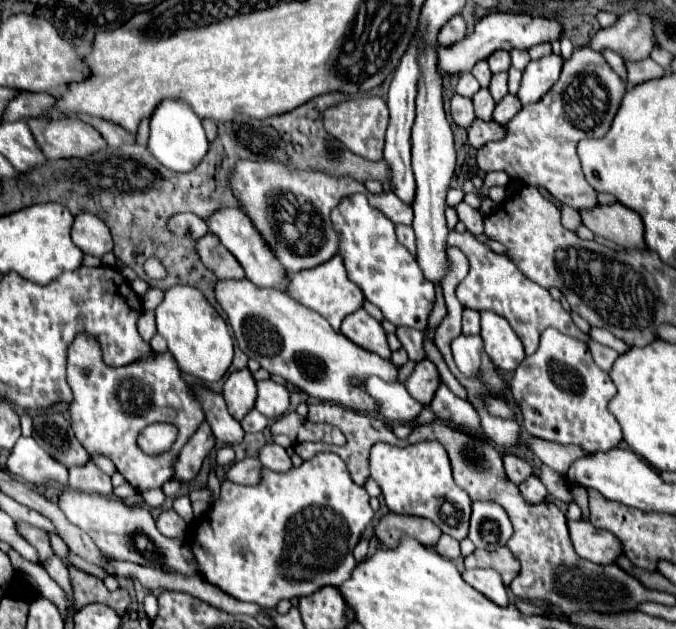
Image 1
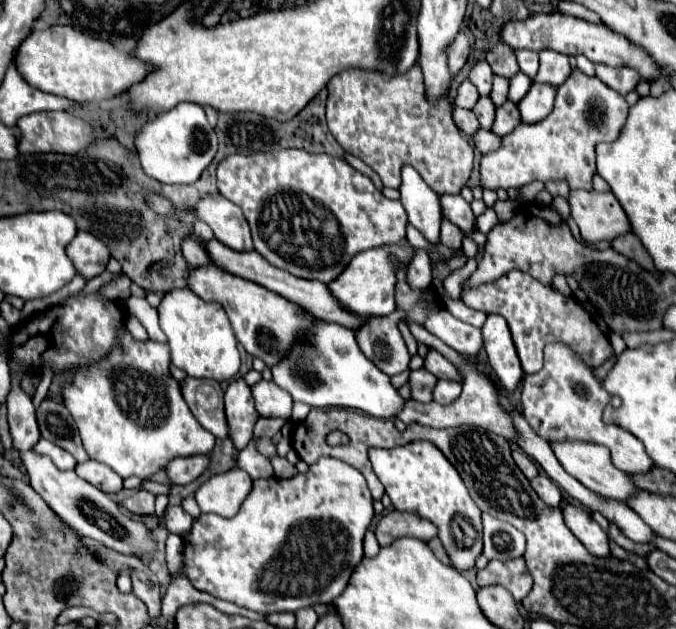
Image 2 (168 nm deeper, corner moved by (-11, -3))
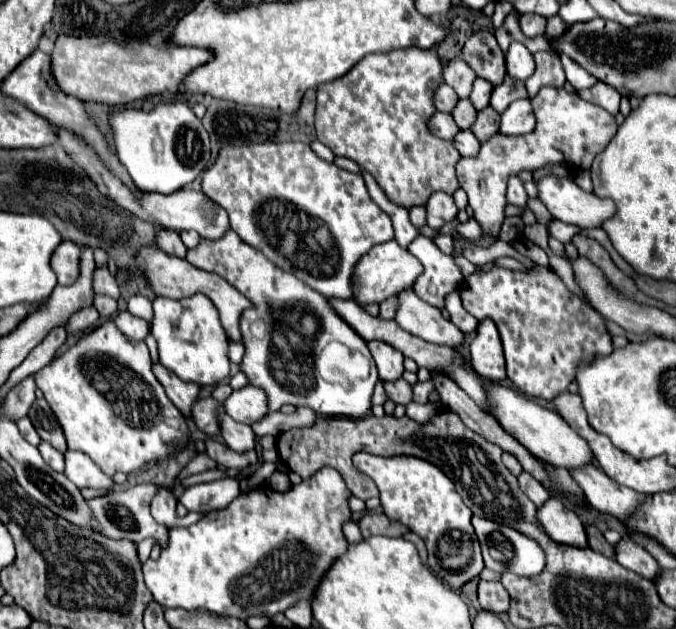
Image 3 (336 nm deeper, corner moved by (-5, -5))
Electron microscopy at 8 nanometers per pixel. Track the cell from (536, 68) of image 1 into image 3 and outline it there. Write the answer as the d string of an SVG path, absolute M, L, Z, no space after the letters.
M518 99L502 113L500 133L524 135L524 133L530 133L534 129L534 125L536 125L536 117L534 117L530 99Z

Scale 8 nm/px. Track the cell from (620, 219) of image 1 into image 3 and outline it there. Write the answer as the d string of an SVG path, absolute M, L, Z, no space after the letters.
M546 175L538 181L540 201L554 219L576 227L600 227L614 215L614 201L582 191L572 179Z

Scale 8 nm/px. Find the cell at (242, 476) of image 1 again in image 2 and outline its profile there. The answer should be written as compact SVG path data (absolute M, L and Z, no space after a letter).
M242 469L216 473L204 481L194 493L202 513L216 513L222 517L236 515L240 503L252 489L252 479Z

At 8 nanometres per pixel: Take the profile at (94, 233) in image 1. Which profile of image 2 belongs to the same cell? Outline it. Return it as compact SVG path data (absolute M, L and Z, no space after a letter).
M80 231L72 239L72 243L66 247L66 255L72 259L78 275L82 275L86 281L104 273L110 259L108 247L88 231Z

